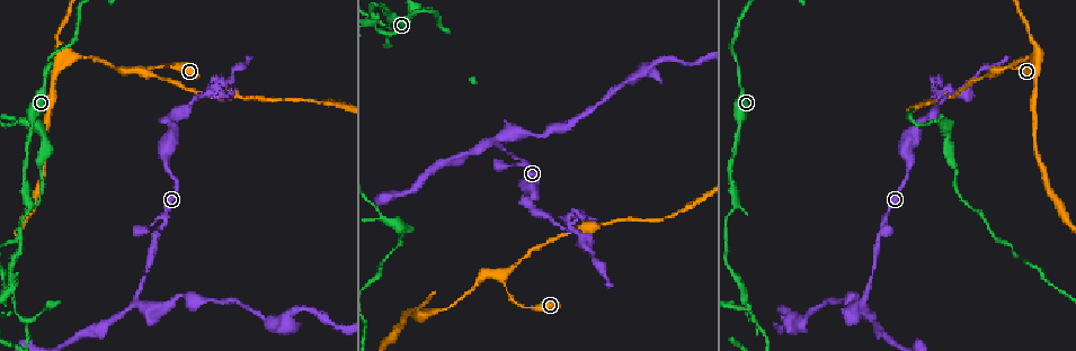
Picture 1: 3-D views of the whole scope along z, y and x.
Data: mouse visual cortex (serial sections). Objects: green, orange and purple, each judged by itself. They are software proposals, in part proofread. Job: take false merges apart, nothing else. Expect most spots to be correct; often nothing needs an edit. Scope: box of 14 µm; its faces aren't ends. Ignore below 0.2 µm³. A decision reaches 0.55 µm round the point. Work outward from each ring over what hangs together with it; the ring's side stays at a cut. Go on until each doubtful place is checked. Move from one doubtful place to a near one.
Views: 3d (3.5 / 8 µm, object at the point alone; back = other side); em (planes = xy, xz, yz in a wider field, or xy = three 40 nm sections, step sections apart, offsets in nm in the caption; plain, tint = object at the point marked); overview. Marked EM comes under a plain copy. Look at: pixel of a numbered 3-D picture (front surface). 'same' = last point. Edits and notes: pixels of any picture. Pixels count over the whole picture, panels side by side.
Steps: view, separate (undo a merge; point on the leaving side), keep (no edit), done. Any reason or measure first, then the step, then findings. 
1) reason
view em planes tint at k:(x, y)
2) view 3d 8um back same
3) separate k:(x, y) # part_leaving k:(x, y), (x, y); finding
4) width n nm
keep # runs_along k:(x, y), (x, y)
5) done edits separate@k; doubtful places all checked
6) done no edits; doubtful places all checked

three-way junction
view 3d 3.5um back at 1:(498, 143)

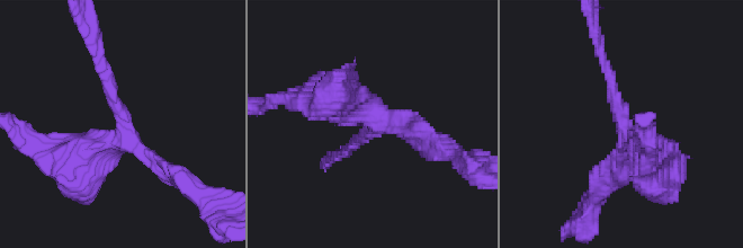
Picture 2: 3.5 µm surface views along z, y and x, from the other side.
view em xy step 5 tint at 2:(122, 136)

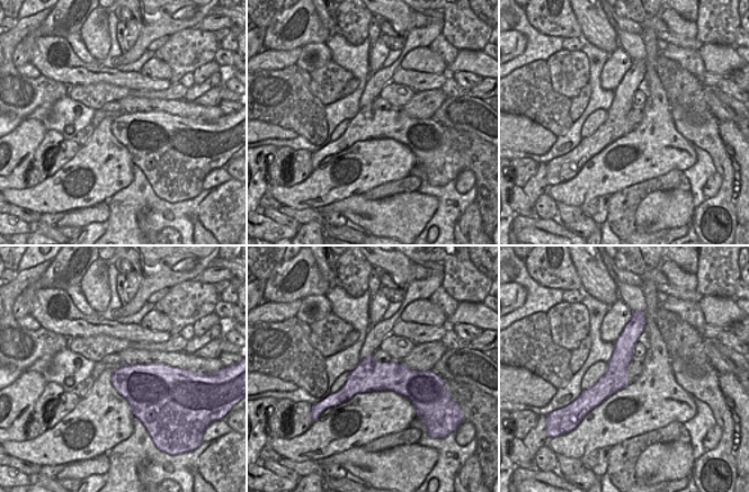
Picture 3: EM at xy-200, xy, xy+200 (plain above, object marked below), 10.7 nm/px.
keep # runs_along 2:(607, 70), (625, 129), (653, 149); all the same cell

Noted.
side arm on a straight run
view 3d 3.5um at 1:(374, 22)

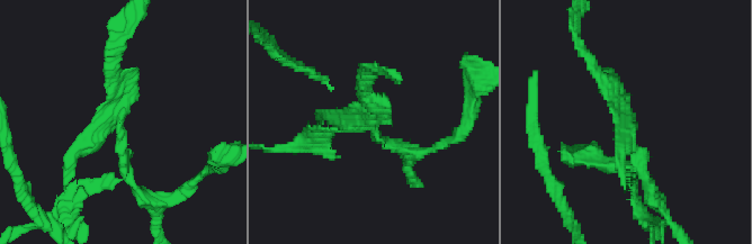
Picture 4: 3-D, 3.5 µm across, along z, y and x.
arms 3; arm_widths 150, 200, 200 nm; now the EM
view em planes tint at 4:(625, 114)

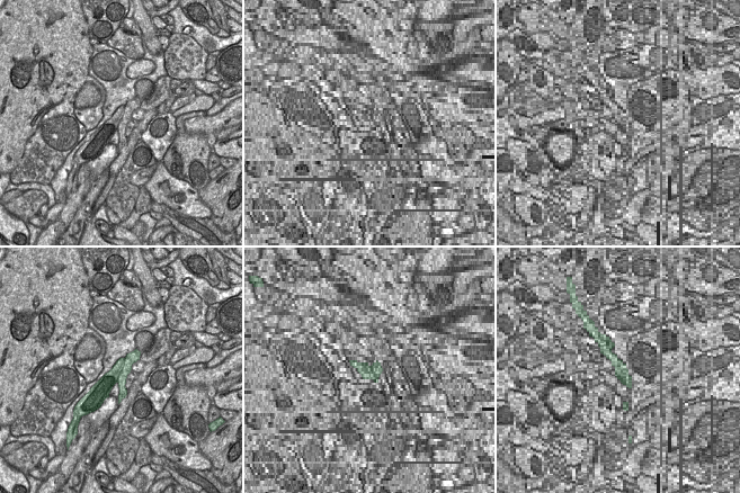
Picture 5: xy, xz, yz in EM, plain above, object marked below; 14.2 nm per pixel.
keep # continuous, no second cell

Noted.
branch point
view 3d 3.5um back at 1:(13, 312)

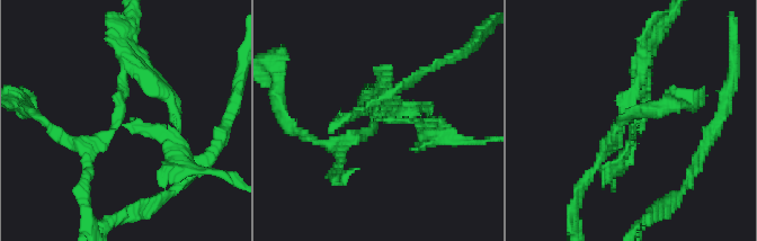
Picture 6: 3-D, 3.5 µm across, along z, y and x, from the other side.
view em planes tint at 6:(369, 129)

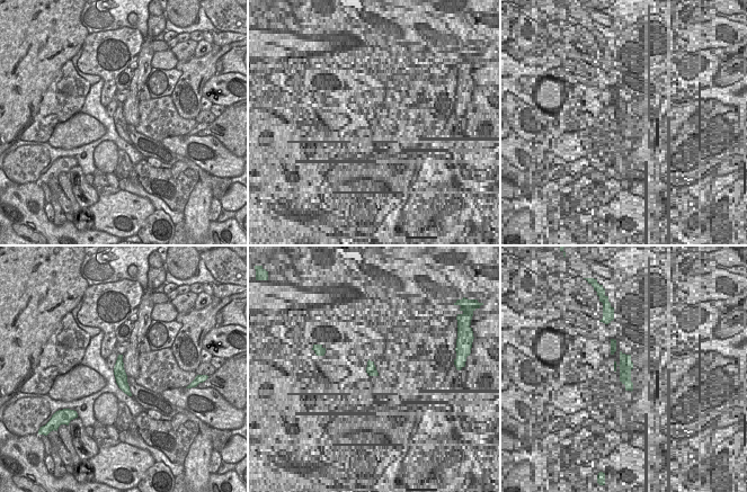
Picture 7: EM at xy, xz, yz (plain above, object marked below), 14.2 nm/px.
arm_widths 100, 200, 200 nm
keep # all the same cell

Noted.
branch point
view 3d 3.5um at 1:(71, 60)

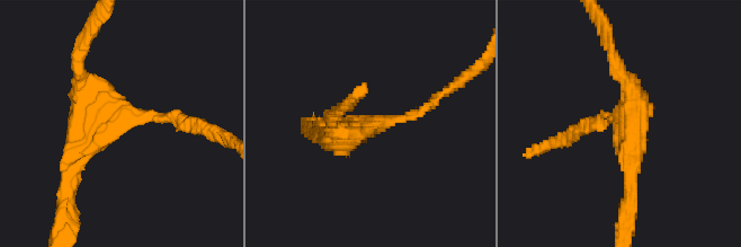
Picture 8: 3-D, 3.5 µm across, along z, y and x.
arms 3; arm_widths 150, 250, 350 nm
view em xy step 5 tint at 8:(119, 116)

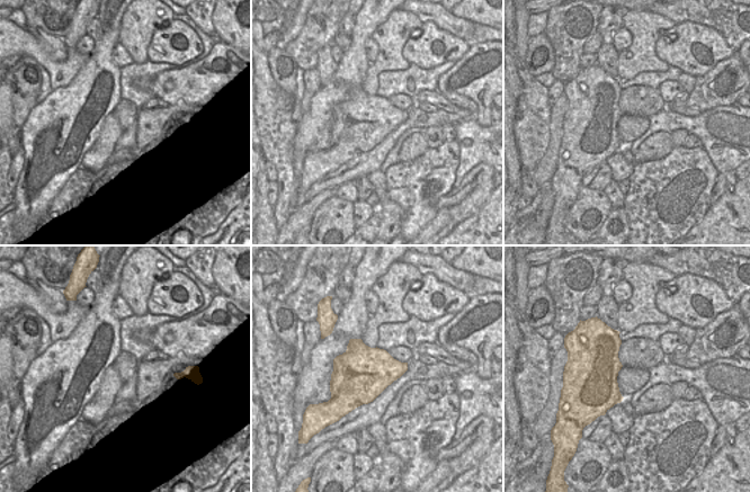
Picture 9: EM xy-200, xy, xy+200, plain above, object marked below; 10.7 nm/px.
keep # runs_along 8:(186, 124), (124, 114), (69, 169); one cell here

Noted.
done no edits; doubtful places all checked

